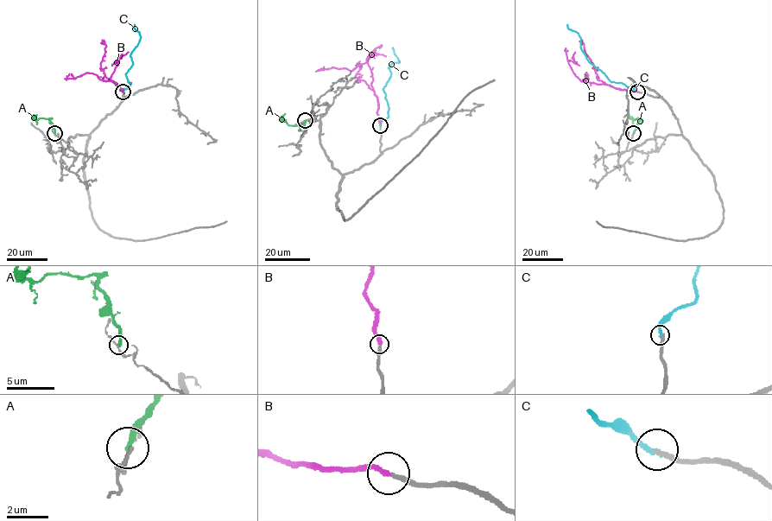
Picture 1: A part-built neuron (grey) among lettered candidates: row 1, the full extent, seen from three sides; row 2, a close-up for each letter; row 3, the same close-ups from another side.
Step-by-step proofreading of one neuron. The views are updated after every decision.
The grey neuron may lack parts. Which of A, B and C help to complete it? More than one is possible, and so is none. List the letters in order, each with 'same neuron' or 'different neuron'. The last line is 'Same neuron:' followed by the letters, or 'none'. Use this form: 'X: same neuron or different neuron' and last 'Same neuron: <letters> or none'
A: different neuron
B: same neuron
C: different neuron
Same neuron: B

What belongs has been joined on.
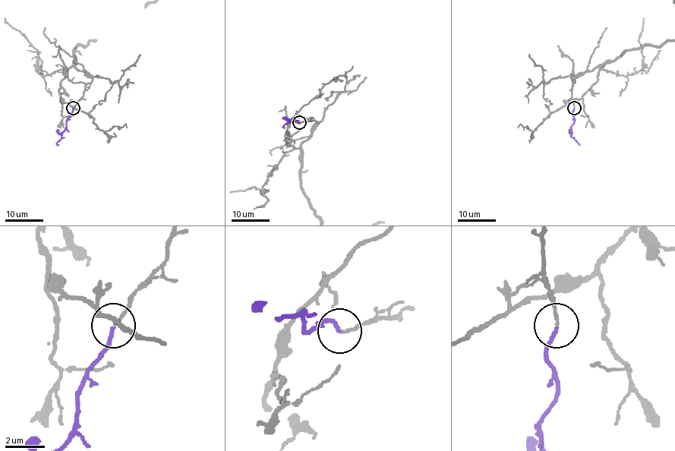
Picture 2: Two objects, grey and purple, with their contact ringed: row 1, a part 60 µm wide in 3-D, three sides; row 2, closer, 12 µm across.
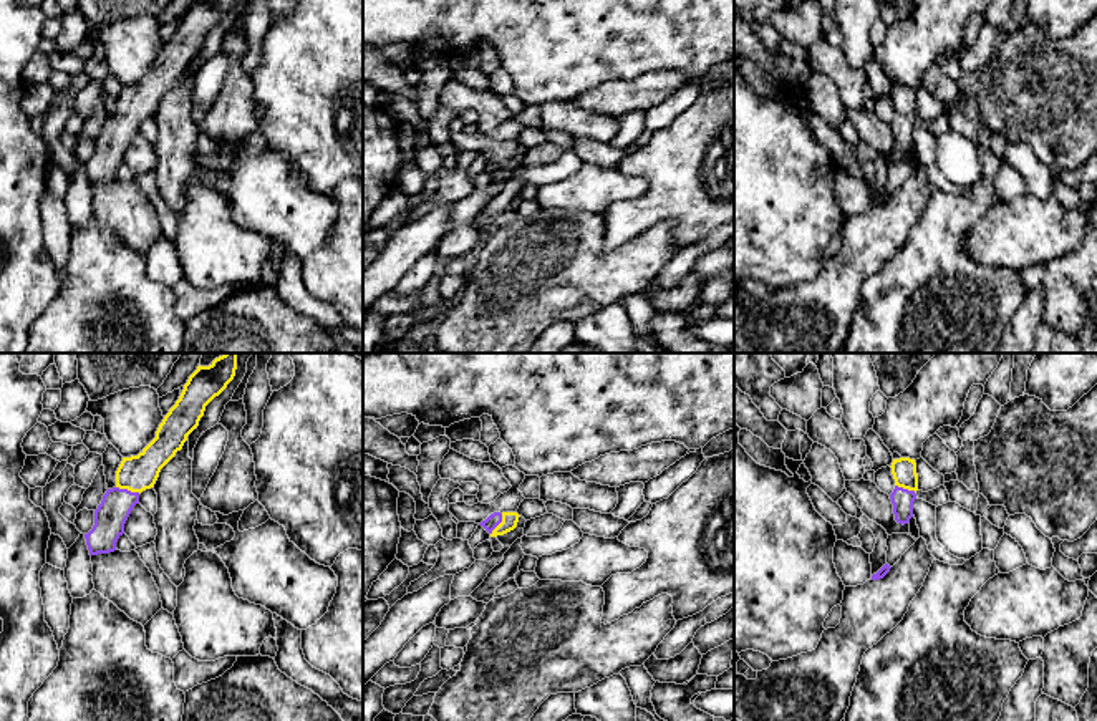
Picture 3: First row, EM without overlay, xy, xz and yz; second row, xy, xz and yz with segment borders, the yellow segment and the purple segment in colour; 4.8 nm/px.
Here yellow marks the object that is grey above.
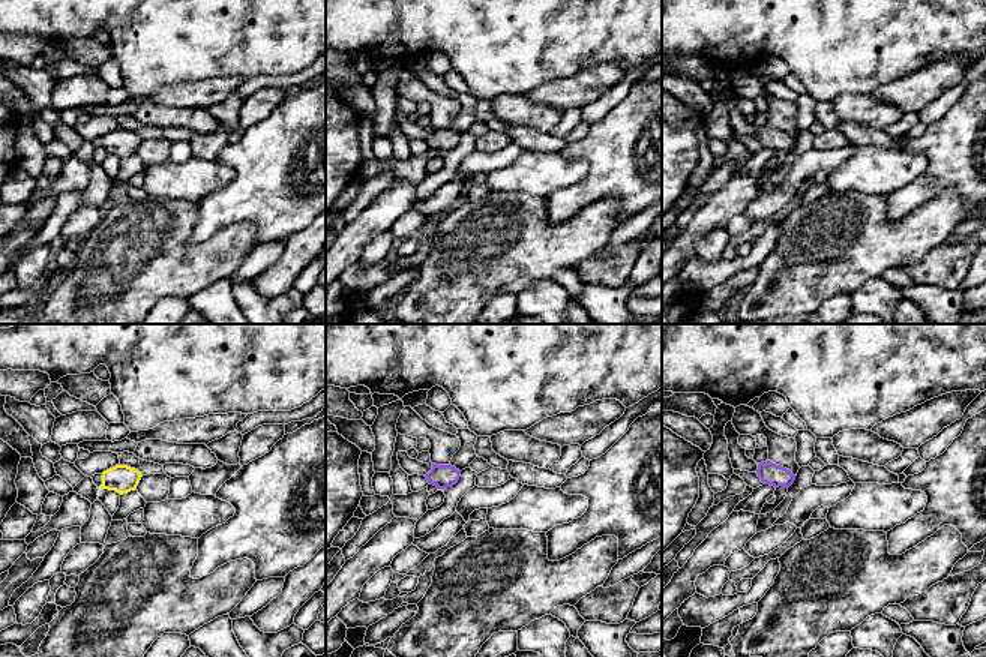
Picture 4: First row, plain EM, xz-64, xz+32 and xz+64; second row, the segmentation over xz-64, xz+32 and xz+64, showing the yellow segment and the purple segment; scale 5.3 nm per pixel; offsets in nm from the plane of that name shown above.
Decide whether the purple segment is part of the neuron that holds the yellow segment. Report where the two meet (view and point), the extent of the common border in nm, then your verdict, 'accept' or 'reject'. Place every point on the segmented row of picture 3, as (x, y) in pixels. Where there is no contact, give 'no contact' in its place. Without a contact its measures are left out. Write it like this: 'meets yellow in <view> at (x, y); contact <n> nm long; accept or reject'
meets yellow in xy at (128, 489); contact 120 nm long; accept

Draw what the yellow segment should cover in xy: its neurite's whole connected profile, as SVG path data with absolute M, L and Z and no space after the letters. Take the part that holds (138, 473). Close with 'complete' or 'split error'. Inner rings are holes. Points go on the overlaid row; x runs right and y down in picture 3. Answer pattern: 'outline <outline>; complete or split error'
outline M224 353L209 366L197 366L176 404L164 416L156 438L138 454L123 457L116 486L108 489L94 511L94 525L85 534L89 555L116 550L118 539L139 494L154 487L161 469L182 449L187 436L199 426L205 406L234 380L237 353Z; split error

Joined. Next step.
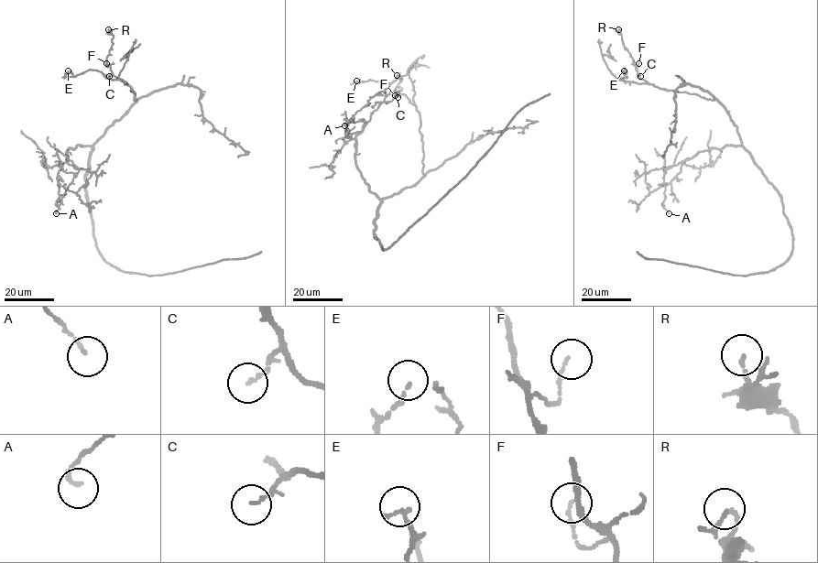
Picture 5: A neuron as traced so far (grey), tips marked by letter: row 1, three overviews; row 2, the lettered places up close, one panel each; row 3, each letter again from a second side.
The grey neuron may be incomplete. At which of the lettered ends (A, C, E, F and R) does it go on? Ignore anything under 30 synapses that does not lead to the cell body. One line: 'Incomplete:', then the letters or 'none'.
Incomplete: none

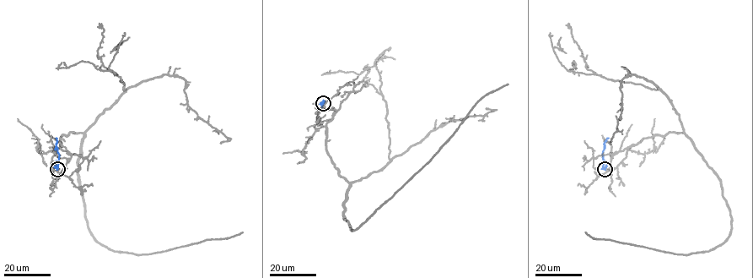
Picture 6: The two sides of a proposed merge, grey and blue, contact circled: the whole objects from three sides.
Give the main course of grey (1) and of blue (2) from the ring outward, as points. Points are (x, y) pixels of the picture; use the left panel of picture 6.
1: (57, 169), (51, 164), (60, 138), (81, 133), (77, 178), (87, 227), (115, 251), (147, 254), (243, 232)
2: (57, 169), (59, 155), (56, 138)

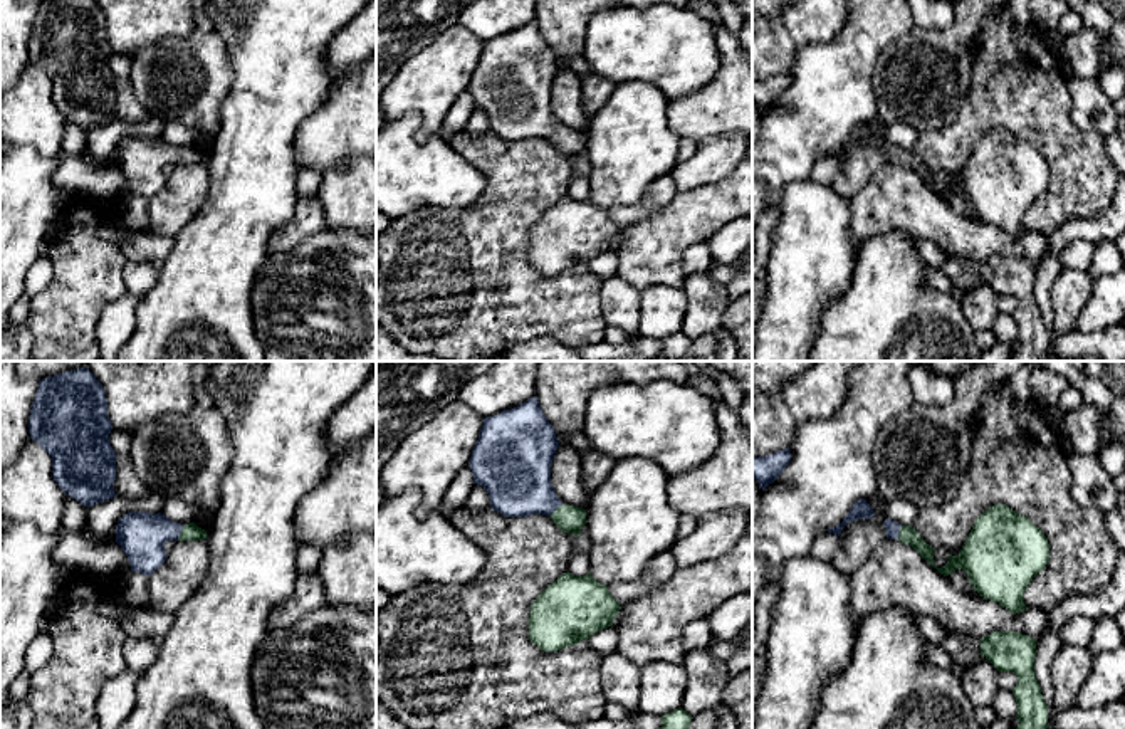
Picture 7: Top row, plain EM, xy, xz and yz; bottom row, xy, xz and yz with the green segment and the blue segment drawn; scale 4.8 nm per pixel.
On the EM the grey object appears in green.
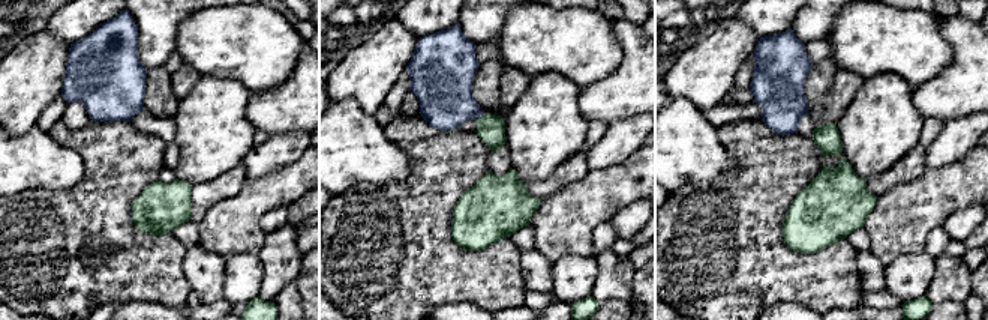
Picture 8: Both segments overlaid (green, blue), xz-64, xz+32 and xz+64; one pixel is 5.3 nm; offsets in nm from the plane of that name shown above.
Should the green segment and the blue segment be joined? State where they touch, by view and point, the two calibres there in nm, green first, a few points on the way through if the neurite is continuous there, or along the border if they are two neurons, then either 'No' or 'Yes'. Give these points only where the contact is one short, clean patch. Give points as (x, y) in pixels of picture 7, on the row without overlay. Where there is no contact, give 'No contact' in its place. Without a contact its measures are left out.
Touches green at xy (180, 157). Thickness 80 nm (green) against 220 nm. Path across: xy (190, 155), (180, 157), (146, 157), (141, 160). Yes

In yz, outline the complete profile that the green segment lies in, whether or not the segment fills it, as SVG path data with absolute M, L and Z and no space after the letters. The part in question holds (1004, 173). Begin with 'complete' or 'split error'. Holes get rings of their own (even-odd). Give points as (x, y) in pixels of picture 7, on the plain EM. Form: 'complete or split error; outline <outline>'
split error; outline M1004 128L989 131L976 143L962 173L957 180L949 178L944 191L935 190L935 171L912 149L887 141L883 151L888 163L910 168L940 198L964 193L979 220L999 227L1012 239L1028 233L1024 215L1049 185L1049 166L1043 155Z

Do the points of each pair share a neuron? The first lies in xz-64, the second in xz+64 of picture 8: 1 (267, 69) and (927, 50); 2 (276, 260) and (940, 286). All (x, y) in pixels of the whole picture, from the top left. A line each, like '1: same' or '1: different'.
1: same
2: same

